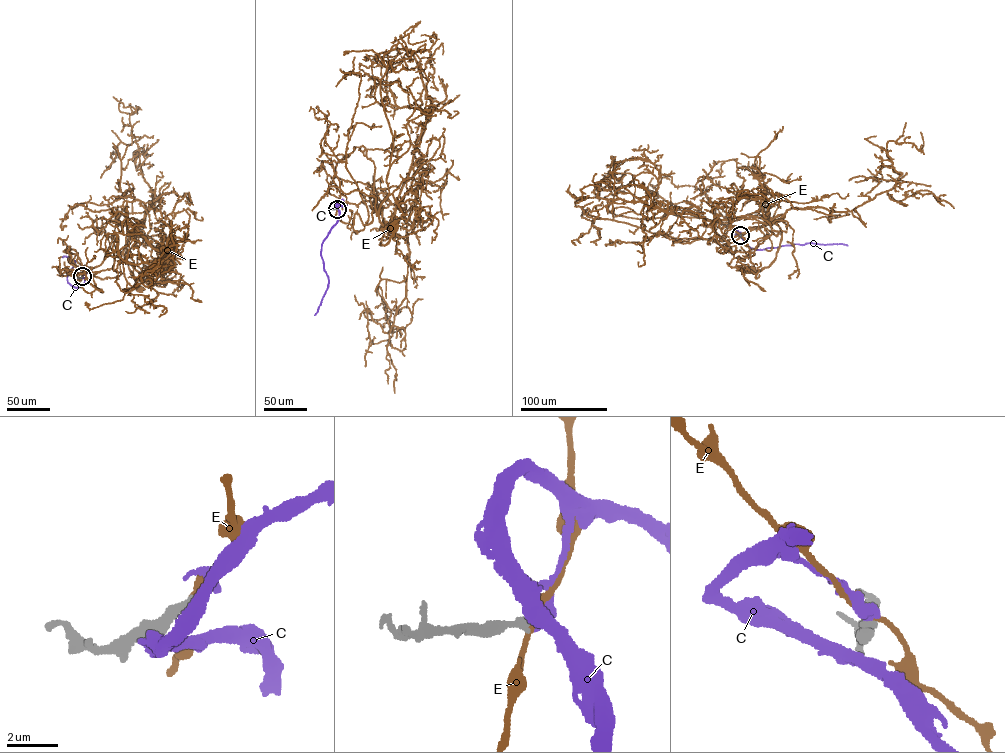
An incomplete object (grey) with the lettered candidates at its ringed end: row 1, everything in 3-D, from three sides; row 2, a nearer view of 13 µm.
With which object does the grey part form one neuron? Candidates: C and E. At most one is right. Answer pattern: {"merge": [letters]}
{"merge": ["C"]}

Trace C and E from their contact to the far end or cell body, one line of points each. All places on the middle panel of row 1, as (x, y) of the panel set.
C: (337, 209), (338, 219), (321, 244), (320, 254), (329, 282), (314, 315)
E: (337, 209), (340, 190), (358, 190), (375, 198), (384, 226), (393, 218), (380, 245), (389, 241), (392, 225)

